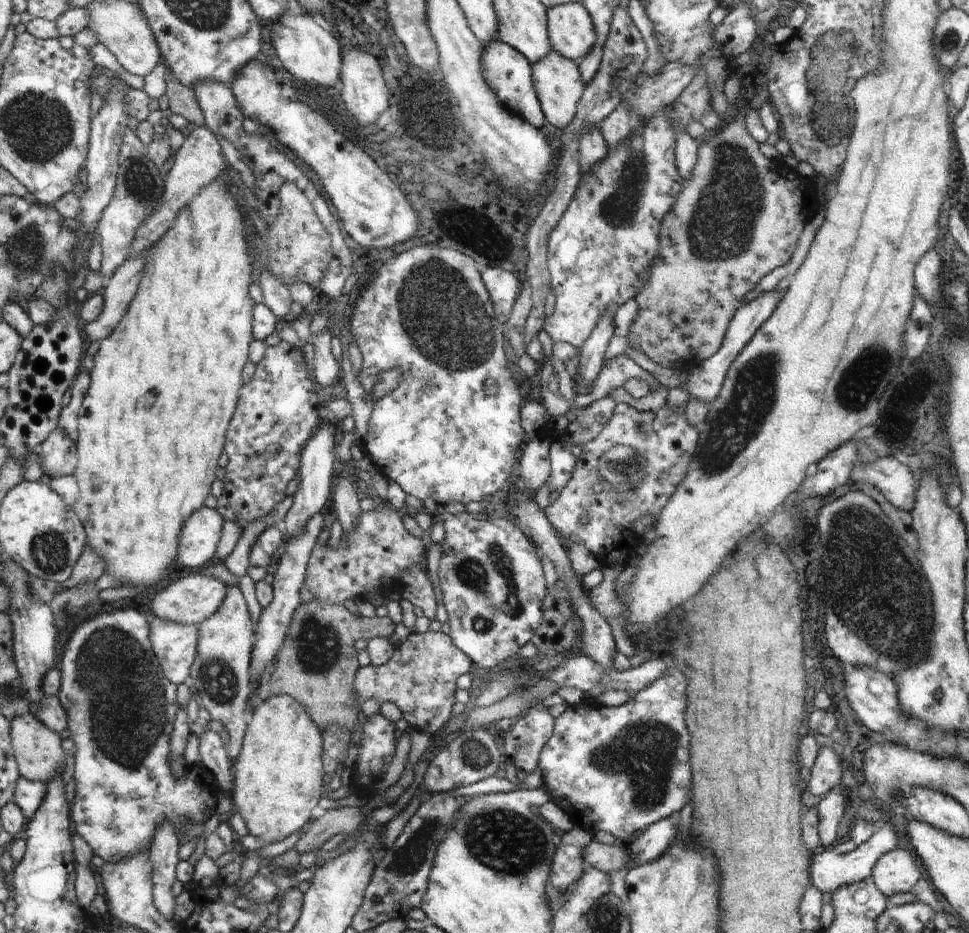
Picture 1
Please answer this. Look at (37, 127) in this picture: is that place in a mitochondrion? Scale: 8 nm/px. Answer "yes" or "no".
yes

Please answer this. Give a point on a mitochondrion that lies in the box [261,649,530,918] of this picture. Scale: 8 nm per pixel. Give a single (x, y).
(407, 861)

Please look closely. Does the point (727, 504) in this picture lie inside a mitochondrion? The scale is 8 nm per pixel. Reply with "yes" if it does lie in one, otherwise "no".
no

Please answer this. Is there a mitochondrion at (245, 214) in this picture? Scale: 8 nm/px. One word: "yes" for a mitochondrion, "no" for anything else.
no

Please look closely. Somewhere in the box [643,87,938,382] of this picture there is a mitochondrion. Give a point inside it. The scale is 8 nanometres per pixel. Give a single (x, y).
(721, 227)

